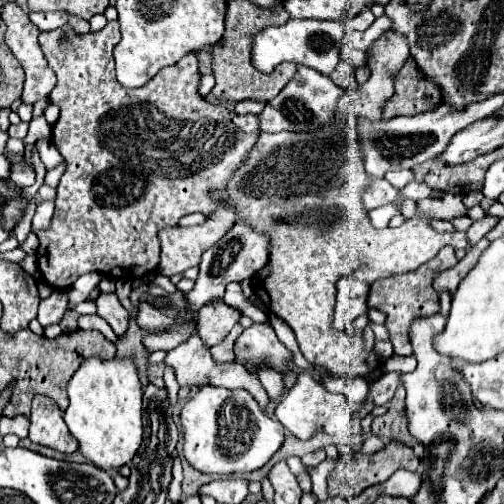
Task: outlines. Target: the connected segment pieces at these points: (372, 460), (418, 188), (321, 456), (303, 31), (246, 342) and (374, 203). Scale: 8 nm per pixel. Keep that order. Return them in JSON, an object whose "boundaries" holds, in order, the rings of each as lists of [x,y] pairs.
{"boundaries":[[[[399,441],[387,443],[381,451],[373,453],[373,455],[363,455],[360,452],[355,452],[353,455],[342,455],[339,459],[339,465],[335,467],[335,471],[327,477],[327,481],[329,481],[329,493],[333,497],[341,495],[341,497],[345,497],[345,499],[351,501],[363,489],[367,489],[371,485],[377,485],[377,483],[383,483],[385,479],[389,479],[389,475],[393,475],[397,469],[415,471],[417,467],[419,467],[419,457],[413,453],[411,447],[407,447],[405,443],[399,443]]],[[[417,179],[411,181],[409,185],[405,185],[401,191],[399,191],[399,201],[403,199],[413,199],[413,201],[421,201],[425,197],[429,197],[431,189],[425,185],[425,183],[419,183]]],[[[320,449],[314,453],[308,453],[301,457],[304,467],[315,467],[326,459],[326,453]]],[[[289,19],[281,27],[267,27],[259,35],[255,35],[253,43],[253,65],[269,73],[275,65],[283,61],[295,61],[307,67],[317,69],[319,73],[331,75],[339,63],[341,47],[343,47],[345,27],[339,21],[315,21],[315,19]]],[[[253,323],[245,329],[233,345],[235,361],[241,365],[275,367],[279,373],[289,373],[293,353],[279,341],[275,329],[269,323]]],[[[370,177],[370,185],[363,195],[363,207],[365,211],[371,211],[375,207],[391,203],[395,197],[397,197],[397,189],[389,181],[381,179],[379,183],[371,183]]]]}

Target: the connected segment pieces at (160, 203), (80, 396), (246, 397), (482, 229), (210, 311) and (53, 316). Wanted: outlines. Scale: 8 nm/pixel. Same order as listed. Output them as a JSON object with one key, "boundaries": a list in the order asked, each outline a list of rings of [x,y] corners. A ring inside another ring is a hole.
{"boundaries":[[[[109,21],[97,33],[89,31],[87,34],[78,35],[70,25],[65,25],[65,27],[39,35],[39,45],[43,49],[43,55],[49,63],[49,67],[57,75],[57,85],[53,87],[49,101],[61,109],[61,117],[53,125],[51,141],[61,151],[61,155],[65,157],[65,163],[67,163],[67,169],[65,169],[65,173],[59,181],[59,187],[57,187],[55,217],[51,221],[51,227],[47,231],[37,233],[37,237],[41,241],[41,245],[37,249],[37,263],[39,263],[39,269],[43,273],[43,279],[49,285],[53,285],[55,289],[69,289],[83,273],[91,273],[91,271],[99,271],[111,279],[143,279],[143,277],[155,273],[159,267],[159,255],[161,255],[161,245],[159,245],[159,237],[157,237],[159,229],[163,229],[167,225],[177,225],[181,217],[195,213],[195,211],[199,211],[203,215],[211,215],[211,211],[229,207],[231,199],[215,199],[213,191],[225,191],[229,179],[233,179],[233,175],[235,175],[235,169],[239,169],[247,161],[247,155],[249,155],[251,147],[257,143],[259,133],[261,133],[259,131],[259,115],[237,115],[235,111],[227,109],[221,103],[209,103],[199,93],[201,73],[199,73],[199,59],[195,53],[189,53],[179,63],[165,67],[143,87],[137,87],[137,89],[121,87],[119,81],[115,79],[115,59],[113,59],[113,47],[117,45],[117,27],[119,27],[119,21]],[[63,36],[67,39],[65,45],[59,43],[59,39]]],[[[89,357],[81,363],[81,367],[75,371],[75,375],[69,381],[69,407],[65,409],[65,423],[71,431],[71,435],[79,441],[79,451],[97,467],[101,469],[119,469],[121,465],[129,463],[137,449],[141,447],[143,439],[143,385],[139,379],[139,369],[135,365],[133,357],[125,359],[99,359]]],[[[201,387],[181,411],[185,431],[185,459],[201,473],[247,473],[263,467],[285,439],[285,429],[277,419],[267,417],[249,391]]],[[[485,215],[483,219],[473,221],[473,225],[471,225],[469,231],[467,231],[469,243],[471,243],[471,245],[477,243],[477,241],[487,233],[487,231],[491,231],[491,229],[497,225],[497,221],[499,221],[499,217],[493,217],[493,215]]],[[[215,299],[215,303],[209,303],[203,309],[199,309],[199,327],[201,329],[197,329],[197,333],[201,335],[207,347],[213,347],[229,335],[233,325],[237,325],[239,317],[241,313],[237,309],[227,305],[223,299]]],[[[53,291],[47,299],[41,299],[37,321],[43,327],[59,323],[63,313],[65,313],[65,309],[67,309],[67,293],[65,291]]]]}

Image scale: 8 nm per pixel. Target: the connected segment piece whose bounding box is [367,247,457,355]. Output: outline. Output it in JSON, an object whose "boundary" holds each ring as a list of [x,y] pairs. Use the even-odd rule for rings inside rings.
{"boundary":[[[443,247],[435,259],[423,263],[423,267],[415,269],[415,271],[407,271],[407,273],[399,273],[399,275],[391,275],[385,279],[377,279],[371,285],[371,293],[369,293],[369,307],[371,309],[379,309],[387,315],[387,323],[385,327],[391,333],[391,341],[393,341],[393,349],[397,355],[413,355],[413,347],[411,347],[411,323],[415,319],[421,317],[431,317],[439,311],[439,295],[433,291],[431,283],[435,279],[437,273],[453,267],[457,263],[457,257],[453,253],[453,247]]]}

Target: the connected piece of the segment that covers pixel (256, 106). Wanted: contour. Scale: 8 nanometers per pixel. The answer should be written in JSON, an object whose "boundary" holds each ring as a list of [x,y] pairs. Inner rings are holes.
{"boundary":[[[245,99],[245,101],[239,101],[239,103],[235,105],[235,111],[237,111],[237,113],[259,113],[265,105],[267,105],[267,101]]]}

